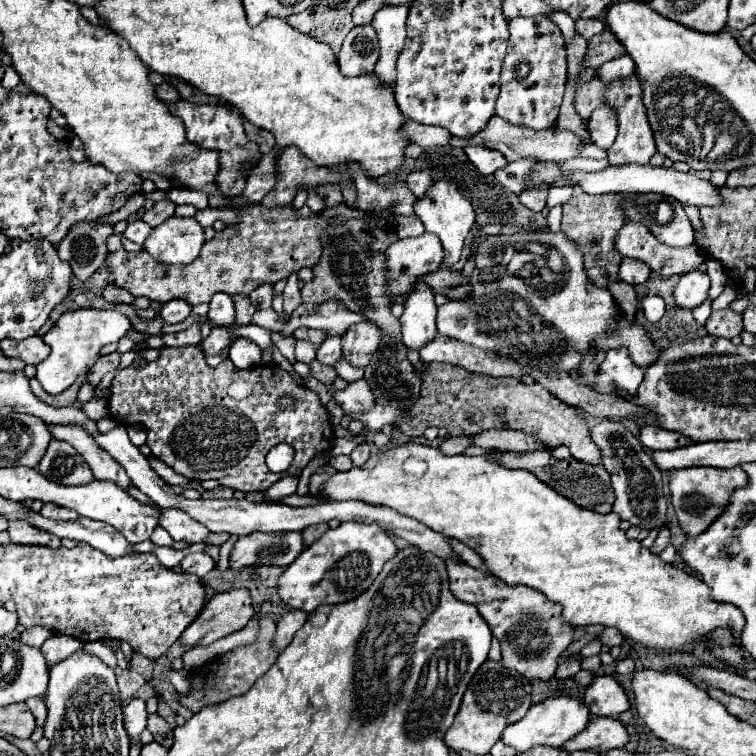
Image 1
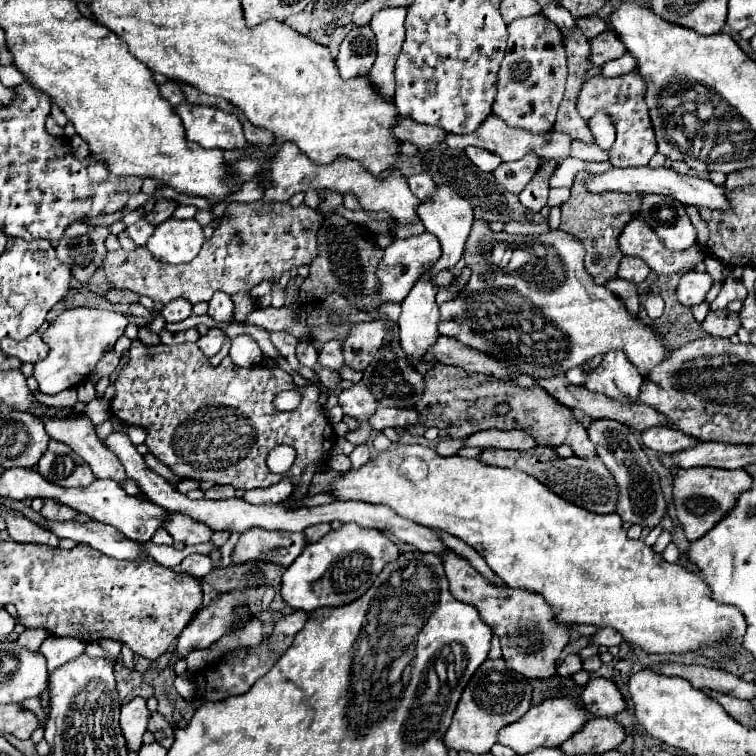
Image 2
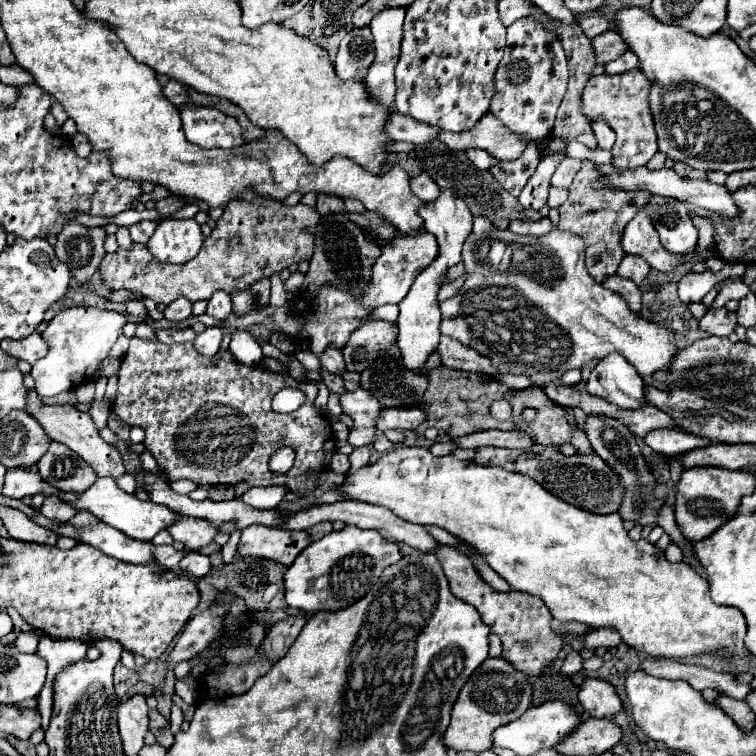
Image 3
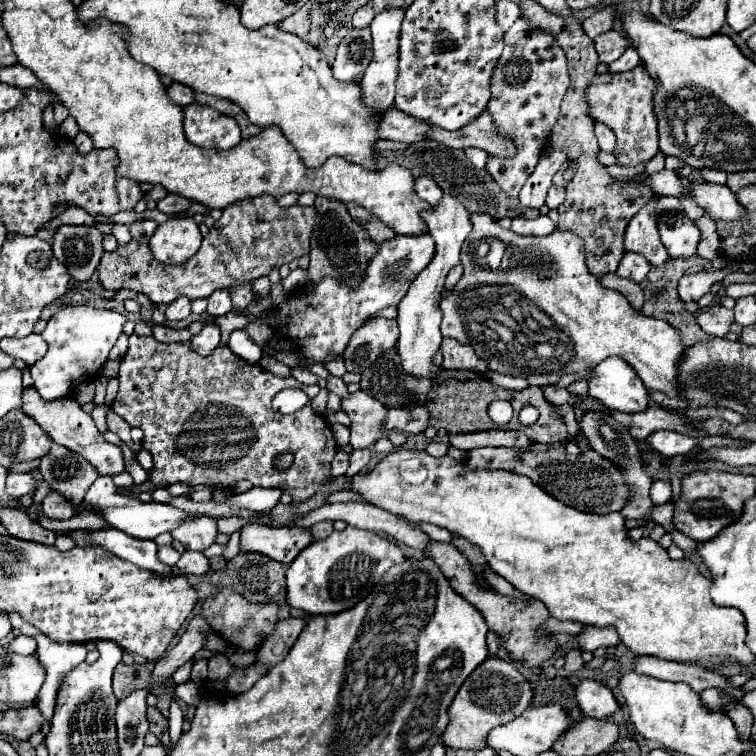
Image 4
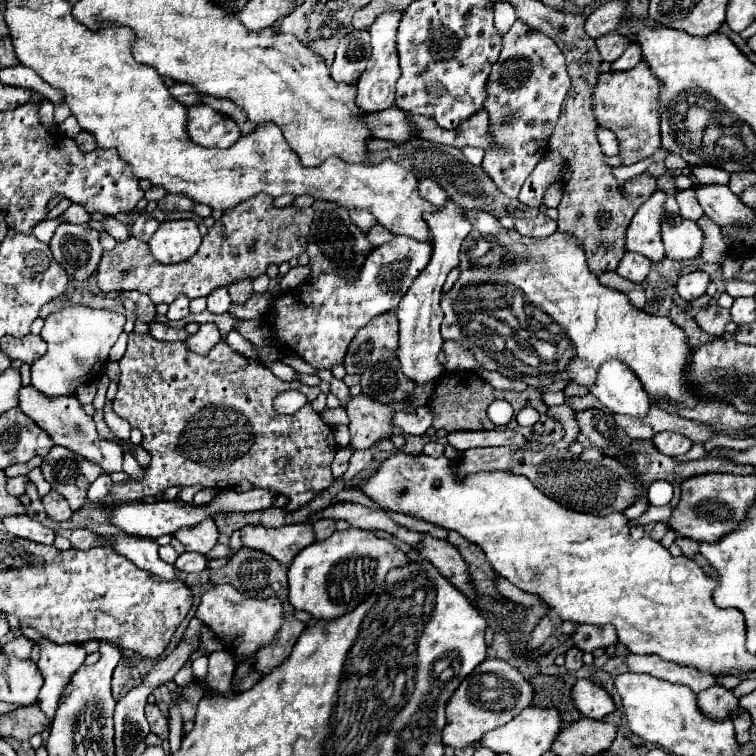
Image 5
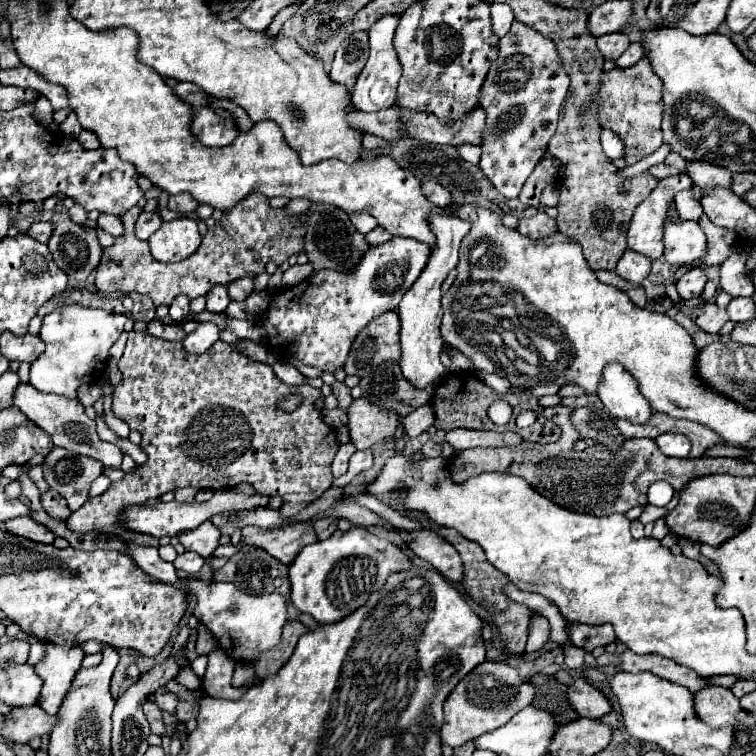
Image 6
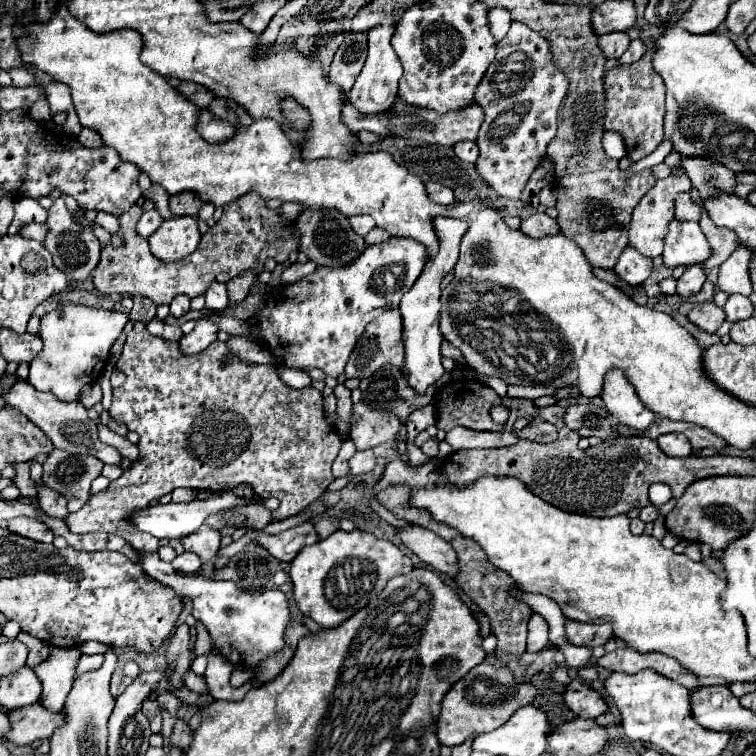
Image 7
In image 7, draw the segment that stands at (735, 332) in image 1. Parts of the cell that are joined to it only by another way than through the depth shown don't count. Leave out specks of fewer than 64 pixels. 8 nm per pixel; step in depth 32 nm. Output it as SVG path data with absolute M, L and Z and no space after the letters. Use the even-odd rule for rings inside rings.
M714 302L696 304L696 308L688 314L688 318L690 318L690 322L694 322L704 332L716 332L722 326L722 322L726 320L724 310L718 308Z

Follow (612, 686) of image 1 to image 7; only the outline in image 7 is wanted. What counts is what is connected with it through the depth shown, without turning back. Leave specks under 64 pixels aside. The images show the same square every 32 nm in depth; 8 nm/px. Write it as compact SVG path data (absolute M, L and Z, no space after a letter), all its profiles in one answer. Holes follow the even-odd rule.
M574 678L574 682L568 686L564 700L566 706L572 712L576 712L580 718L596 718L608 710L604 698L588 684L584 684L580 678Z

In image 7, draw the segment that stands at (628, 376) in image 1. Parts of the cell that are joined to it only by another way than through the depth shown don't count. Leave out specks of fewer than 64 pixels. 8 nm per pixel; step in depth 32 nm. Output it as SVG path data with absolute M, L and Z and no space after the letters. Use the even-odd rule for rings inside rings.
M612 368L604 380L604 392L600 394L608 412L622 424L628 424L632 428L644 430L648 428L656 414L648 412L644 404L640 404L640 398L636 396L636 390L632 384L628 384L628 378L620 368Z

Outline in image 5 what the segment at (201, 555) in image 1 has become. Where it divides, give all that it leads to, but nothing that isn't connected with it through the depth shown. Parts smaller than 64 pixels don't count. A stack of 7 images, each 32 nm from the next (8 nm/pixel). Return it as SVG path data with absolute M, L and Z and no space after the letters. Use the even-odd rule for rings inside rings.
M184 552L178 560L176 560L176 570L180 572L202 572L208 568L208 558L200 556L198 552Z

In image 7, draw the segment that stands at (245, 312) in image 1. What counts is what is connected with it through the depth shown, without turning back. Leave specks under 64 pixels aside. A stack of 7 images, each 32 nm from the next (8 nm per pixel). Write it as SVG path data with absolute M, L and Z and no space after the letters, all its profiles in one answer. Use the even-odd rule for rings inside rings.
M246 272L246 274L238 276L238 278L234 278L230 284L226 284L230 300L232 302L242 302L250 294L250 288L252 288L254 280L256 280L256 276L252 272Z

